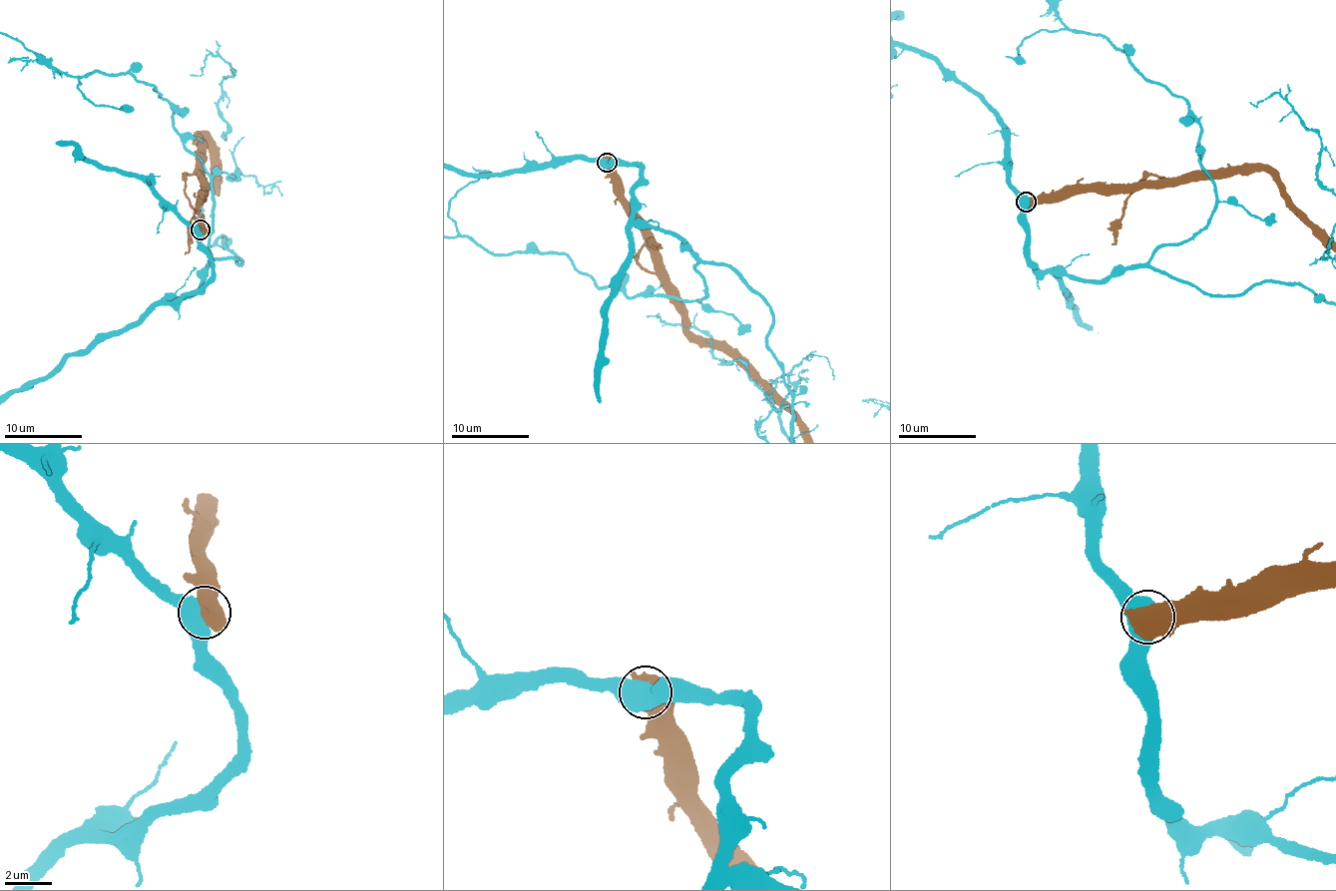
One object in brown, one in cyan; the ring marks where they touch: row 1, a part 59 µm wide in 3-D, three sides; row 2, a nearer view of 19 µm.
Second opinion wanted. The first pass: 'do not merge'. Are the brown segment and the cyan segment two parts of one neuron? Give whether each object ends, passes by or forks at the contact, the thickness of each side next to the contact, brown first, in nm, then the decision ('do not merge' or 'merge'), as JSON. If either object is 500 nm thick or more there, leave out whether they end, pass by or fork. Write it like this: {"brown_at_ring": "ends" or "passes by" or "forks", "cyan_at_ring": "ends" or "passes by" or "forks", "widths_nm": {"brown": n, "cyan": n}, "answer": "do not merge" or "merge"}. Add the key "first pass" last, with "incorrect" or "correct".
{"widths_nm": {"brown": 950, "cyan": 800}, "answer": "do not merge", "first pass": "correct"}

